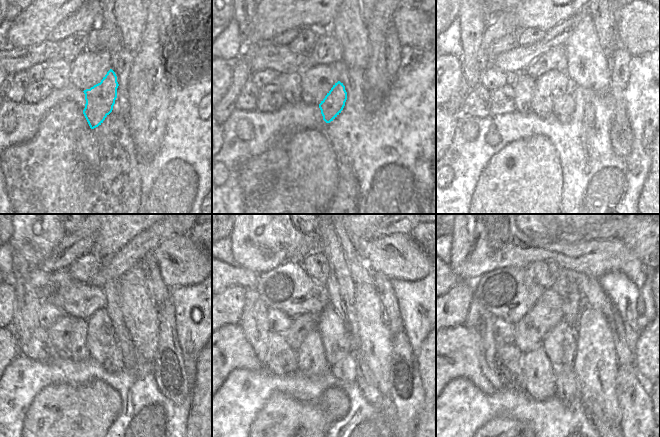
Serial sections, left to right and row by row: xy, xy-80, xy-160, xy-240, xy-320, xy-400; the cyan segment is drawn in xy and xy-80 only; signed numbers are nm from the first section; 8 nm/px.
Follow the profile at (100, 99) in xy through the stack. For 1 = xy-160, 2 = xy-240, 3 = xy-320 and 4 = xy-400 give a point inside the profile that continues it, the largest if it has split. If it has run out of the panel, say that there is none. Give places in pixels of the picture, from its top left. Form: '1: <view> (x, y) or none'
1: xy-160 (563, 107)
2: xy-240 (113, 362)
3: xy-320 (344, 369)
4: xy-400 (566, 388)

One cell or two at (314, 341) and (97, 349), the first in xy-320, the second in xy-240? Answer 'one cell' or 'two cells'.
two cells

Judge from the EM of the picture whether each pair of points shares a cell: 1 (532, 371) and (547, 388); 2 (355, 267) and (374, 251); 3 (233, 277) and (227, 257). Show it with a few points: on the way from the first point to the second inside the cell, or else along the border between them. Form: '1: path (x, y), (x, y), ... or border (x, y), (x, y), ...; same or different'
1: path (533, 376), (542, 385); same
2: border (352, 241), (356, 253), (372, 273); different
3: border (222, 261), (234, 265); different

